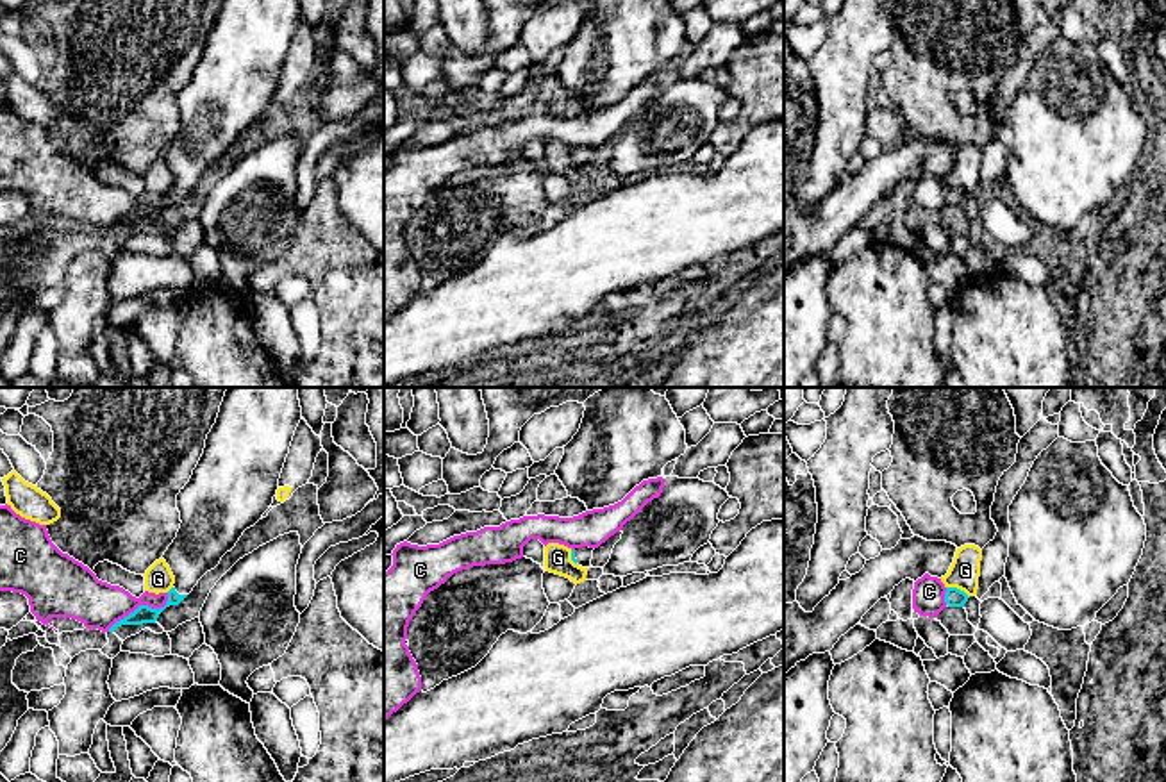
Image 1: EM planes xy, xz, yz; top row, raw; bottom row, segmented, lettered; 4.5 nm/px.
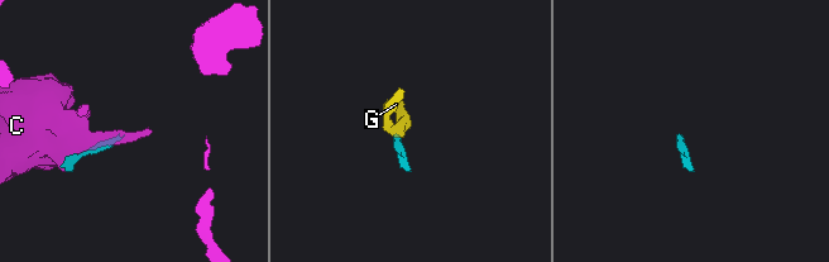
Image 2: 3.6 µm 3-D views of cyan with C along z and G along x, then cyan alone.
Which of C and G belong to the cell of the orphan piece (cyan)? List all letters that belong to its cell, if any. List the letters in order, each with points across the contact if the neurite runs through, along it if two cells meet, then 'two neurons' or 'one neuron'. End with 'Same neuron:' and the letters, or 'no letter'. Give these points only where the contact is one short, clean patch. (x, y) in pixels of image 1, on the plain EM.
C: two neurons
G: border yz (947, 186), (956, 186), (968, 197); two neurons
Same neuron: no letter

